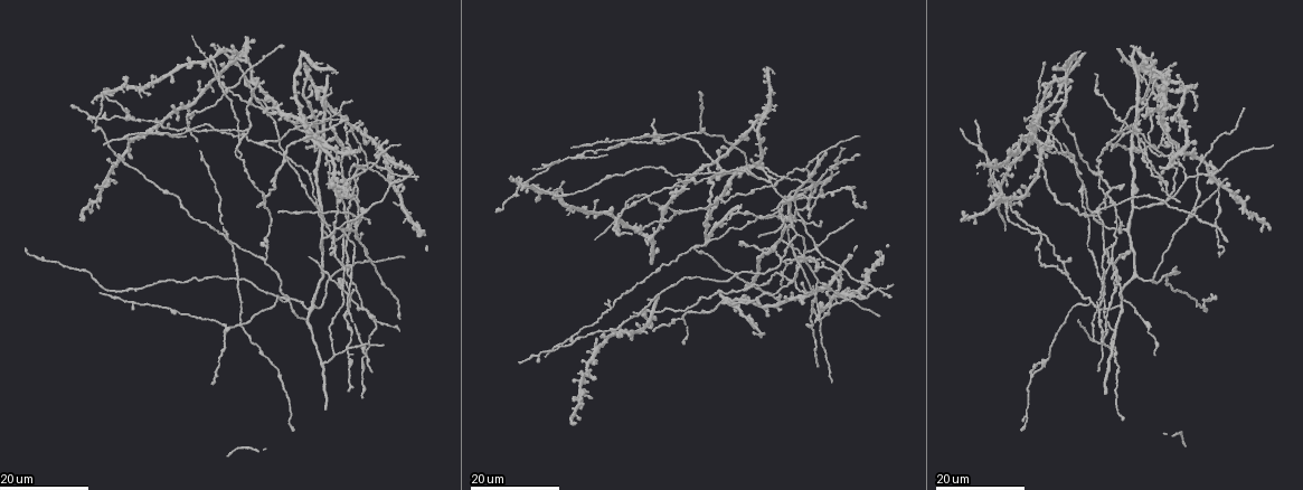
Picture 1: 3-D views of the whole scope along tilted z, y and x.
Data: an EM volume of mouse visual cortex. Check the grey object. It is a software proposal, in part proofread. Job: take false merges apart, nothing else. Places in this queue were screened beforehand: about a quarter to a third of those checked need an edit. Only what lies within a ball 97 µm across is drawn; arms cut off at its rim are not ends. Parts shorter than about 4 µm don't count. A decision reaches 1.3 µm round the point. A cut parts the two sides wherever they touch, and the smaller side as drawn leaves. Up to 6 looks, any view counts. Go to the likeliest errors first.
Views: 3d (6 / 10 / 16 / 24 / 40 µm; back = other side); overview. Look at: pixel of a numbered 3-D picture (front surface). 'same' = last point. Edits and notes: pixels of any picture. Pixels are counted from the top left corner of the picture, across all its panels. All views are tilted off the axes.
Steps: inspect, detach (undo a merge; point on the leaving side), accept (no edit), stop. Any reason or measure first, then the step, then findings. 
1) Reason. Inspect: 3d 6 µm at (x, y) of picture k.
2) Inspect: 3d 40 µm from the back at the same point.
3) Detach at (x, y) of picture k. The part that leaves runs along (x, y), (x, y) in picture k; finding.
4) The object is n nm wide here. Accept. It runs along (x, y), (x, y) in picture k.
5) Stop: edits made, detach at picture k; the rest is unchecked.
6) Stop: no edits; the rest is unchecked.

Looks like a crossing. Inspect: 3d 16 µm at (340, 285) of picture 1.

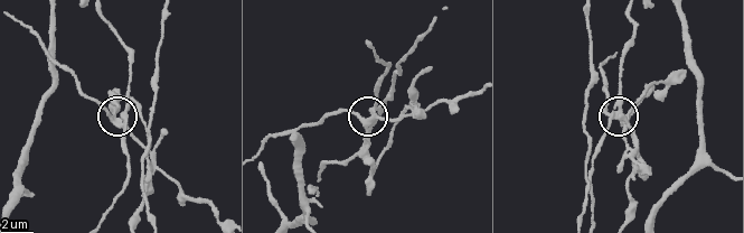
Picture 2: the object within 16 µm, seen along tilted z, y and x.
Inspect: 3d 10 µm at (124, 113) of picture 2.

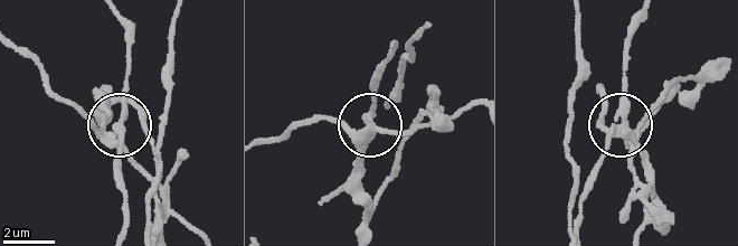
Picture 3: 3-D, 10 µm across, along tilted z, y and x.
Inspect: 3d 6 µm at (624, 121) of picture 3.

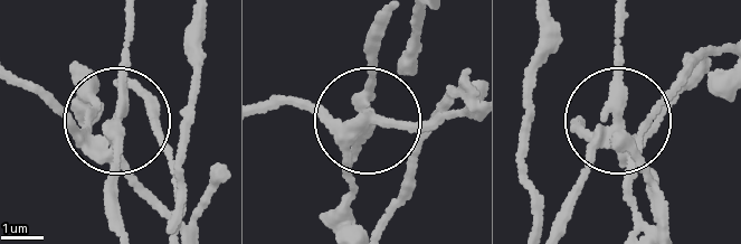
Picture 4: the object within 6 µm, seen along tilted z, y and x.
Detach at (135, 178) of picture 4. A second neuron is stuck on.

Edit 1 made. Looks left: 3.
Inspect: overview.

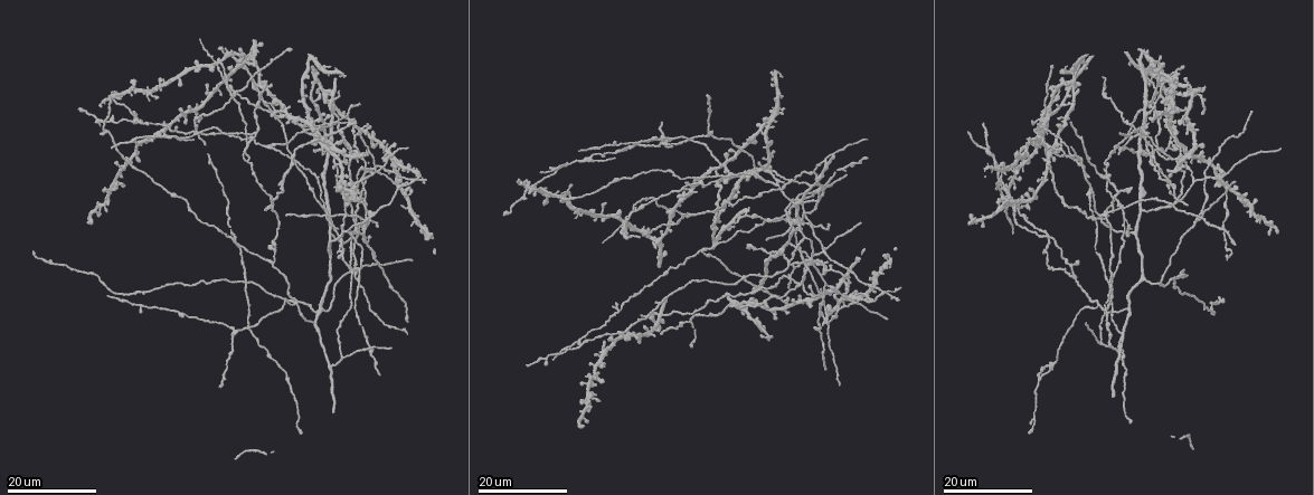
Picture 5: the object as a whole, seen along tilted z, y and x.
Three-way junction. Inspect: 3d 24 µm at (1142, 130) of picture 5.

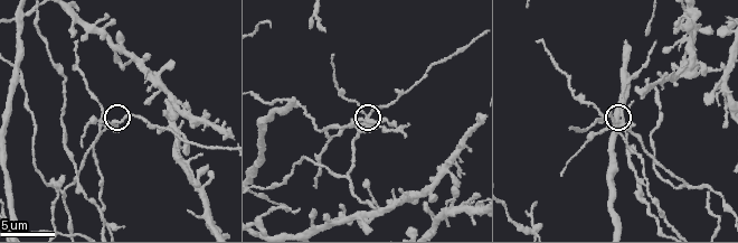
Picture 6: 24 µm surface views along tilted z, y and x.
Inspect: 3d 6 µm at (617, 125) of picture 6.

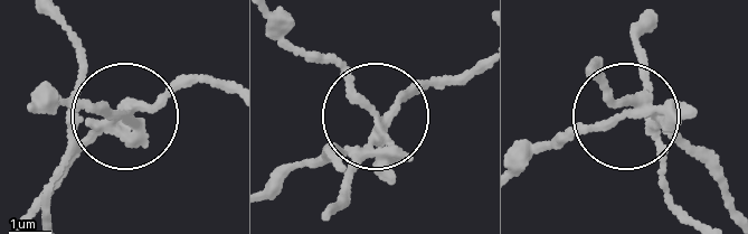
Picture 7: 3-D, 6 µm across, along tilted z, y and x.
Detach at (106, 106) of picture 7. The part that leaves runs along (116, 130), (81, 140), (47, 220) in picture 7; two neurons meet here.

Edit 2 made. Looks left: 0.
Stop: edits made, detach at picture 4, detach at picture 7; the rest is unchecked.

